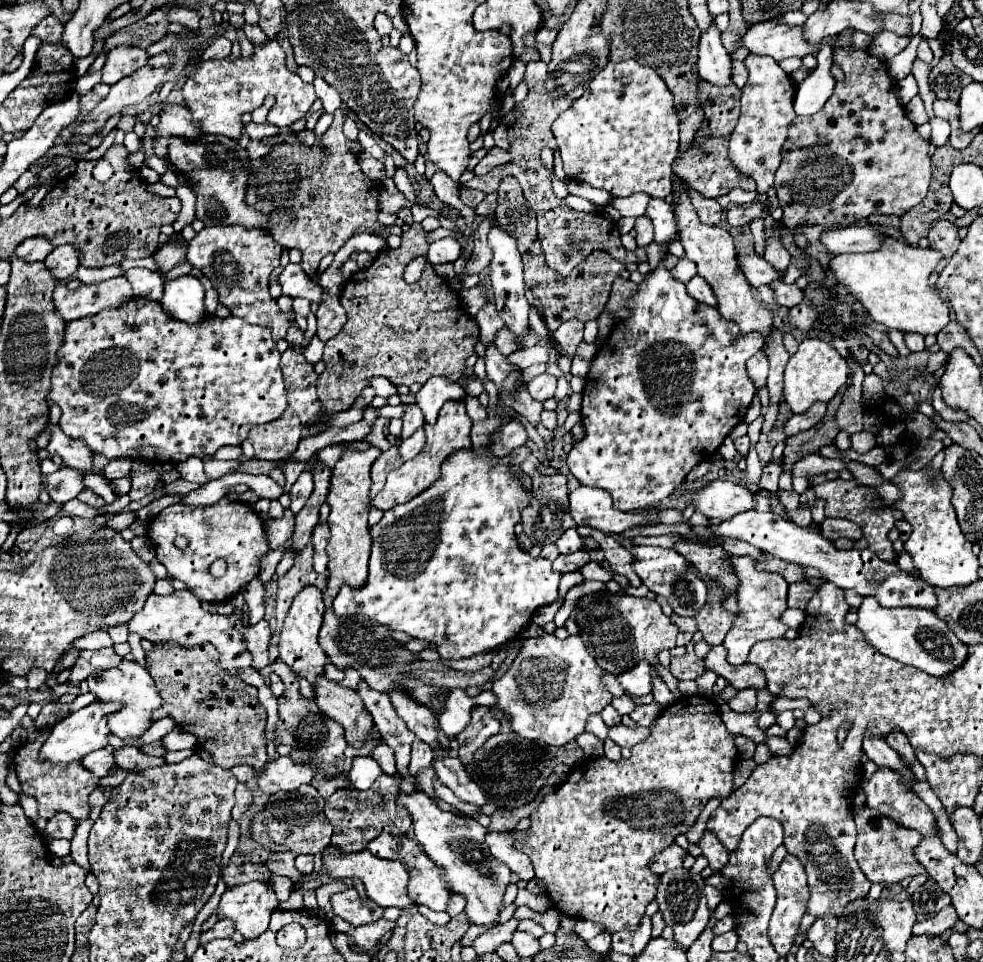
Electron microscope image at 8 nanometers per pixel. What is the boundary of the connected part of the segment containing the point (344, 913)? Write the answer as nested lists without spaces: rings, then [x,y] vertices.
[[[349,887],[343,893],[331,895],[331,905],[333,905],[335,915],[341,917],[343,921],[347,921],[353,927],[381,919],[383,911],[385,911],[383,907],[379,907],[369,897],[359,897],[355,887]]]

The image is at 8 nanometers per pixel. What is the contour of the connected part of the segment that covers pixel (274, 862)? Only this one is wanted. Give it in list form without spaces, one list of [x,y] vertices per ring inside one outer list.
[[[287,851],[287,853],[273,853],[273,855],[267,859],[267,867],[269,867],[271,873],[289,877],[289,879],[295,881],[295,883],[305,877],[305,873],[301,873],[301,871],[295,867],[295,855],[291,855],[289,851]]]

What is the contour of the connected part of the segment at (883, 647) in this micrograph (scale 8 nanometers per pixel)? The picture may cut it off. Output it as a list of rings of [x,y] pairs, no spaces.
[[[865,597],[861,607],[857,609],[857,615],[857,627],[879,653],[905,665],[913,665],[929,675],[947,677],[967,659],[967,645],[959,641],[955,633],[947,627],[947,623],[941,621],[933,611],[919,611],[911,607],[887,609],[881,607],[875,597]]]

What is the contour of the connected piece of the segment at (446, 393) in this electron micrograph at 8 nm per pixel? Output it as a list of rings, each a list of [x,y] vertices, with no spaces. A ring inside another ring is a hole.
[[[431,377],[417,393],[417,405],[425,413],[427,423],[435,423],[441,407],[447,401],[465,401],[467,393],[459,383],[449,381],[447,377]]]

